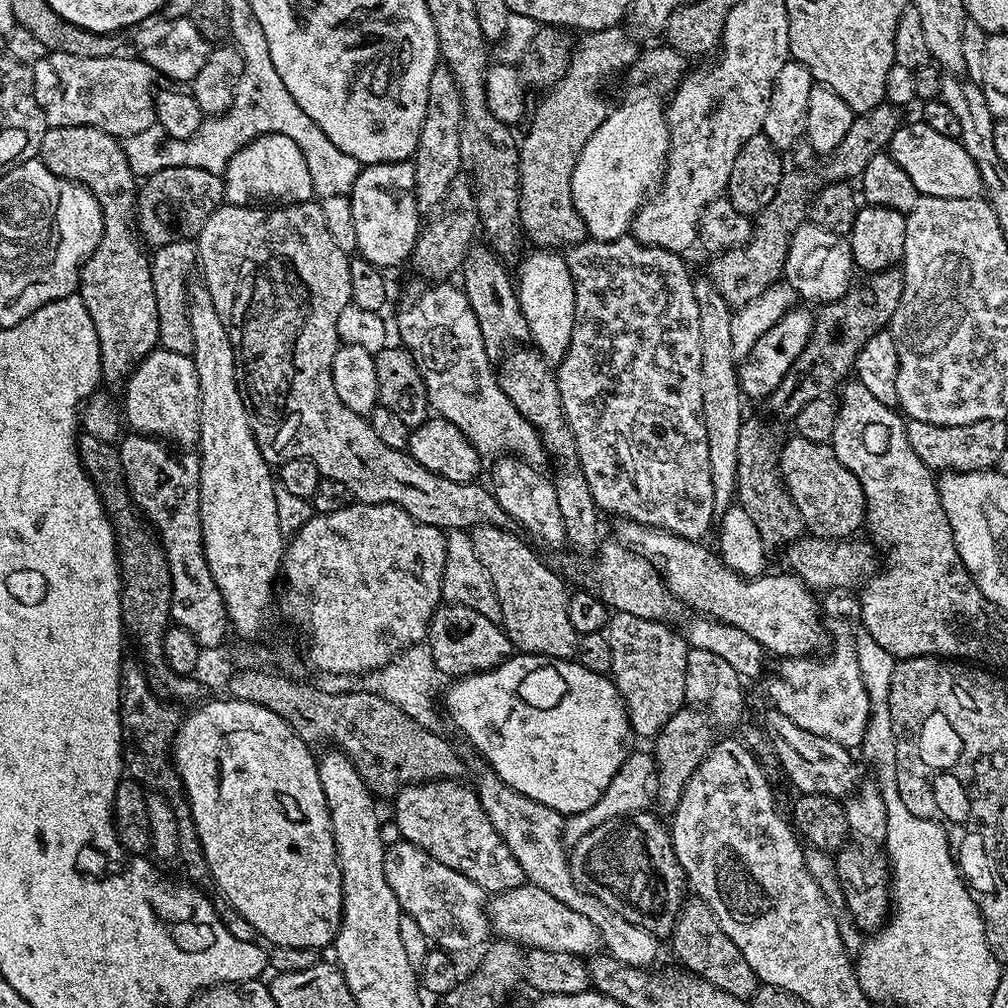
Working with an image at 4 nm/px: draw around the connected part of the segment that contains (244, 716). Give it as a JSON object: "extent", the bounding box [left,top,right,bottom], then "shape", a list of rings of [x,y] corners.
{"extent":[170,698,344,950],"shape":[[[225,698],[225,700],[208,700],[205,699],[199,706],[193,707],[192,712],[183,717],[180,721],[180,727],[176,730],[176,738],[170,748],[170,755],[176,765],[176,772],[180,775],[180,780],[184,783],[184,795],[188,797],[188,805],[192,811],[194,818],[194,826],[198,838],[202,842],[202,850],[204,857],[208,863],[208,872],[212,875],[212,884],[217,888],[219,895],[227,898],[234,906],[234,910],[238,910],[238,914],[242,914],[242,918],[246,918],[246,922],[250,922],[250,926],[254,926],[254,930],[258,930],[258,934],[267,943],[272,946],[302,946],[303,948],[315,948],[323,950],[324,947],[331,945],[335,941],[338,930],[340,929],[340,919],[344,913],[344,899],[342,898],[342,874],[340,873],[340,863],[336,861],[336,843],[334,842],[334,834],[332,833],[332,811],[326,806],[326,794],[322,790],[322,778],[320,777],[320,765],[317,757],[312,757],[313,749],[307,742],[298,735],[286,721],[278,714],[274,714],[274,710],[266,710],[266,706],[254,706],[254,702],[242,702],[241,700],[233,700]]]}

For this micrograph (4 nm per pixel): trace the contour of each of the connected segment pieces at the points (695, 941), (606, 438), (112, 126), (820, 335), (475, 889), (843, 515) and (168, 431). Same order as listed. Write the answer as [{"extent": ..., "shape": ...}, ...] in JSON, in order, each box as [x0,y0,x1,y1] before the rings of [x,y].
[{"extent":[670,898,758,1000],"shape":[[[699,898],[689,899],[680,908],[680,916],[670,937],[672,952],[681,960],[683,967],[694,976],[701,976],[706,982],[718,986],[726,994],[734,994],[740,1000],[748,1000],[755,994],[758,981],[750,962],[742,958],[742,950],[730,942],[726,930],[714,918],[710,906]]]},{"extent":[555,234,717,541],"shape":[[[622,234],[617,240],[592,240],[587,248],[588,257],[585,260],[573,259],[570,264],[574,282],[574,330],[570,346],[555,369],[564,417],[574,434],[580,469],[586,474],[594,502],[605,513],[617,512],[617,517],[633,520],[648,528],[661,528],[663,532],[672,532],[687,540],[703,541],[708,527],[711,524],[713,527],[717,510],[714,506],[714,482],[710,482],[710,446],[706,442],[706,422],[702,414],[702,338],[698,338],[694,276],[688,273],[684,265],[685,257],[681,253],[643,244],[631,234]]]},{"extent":[46,52,158,138],"shape":[[[53,52],[47,58],[48,64],[52,67],[52,72],[56,75],[56,80],[60,85],[56,88],[56,93],[52,96],[52,101],[46,104],[46,115],[48,118],[48,127],[57,128],[58,126],[94,126],[103,132],[109,132],[111,136],[123,138],[125,136],[133,136],[139,134],[141,130],[146,130],[150,125],[156,123],[156,93],[158,91],[158,74],[146,63],[146,61],[133,58],[131,55],[117,54],[114,56],[79,56],[78,54],[62,54],[61,52]]]},{"extent":[768,267,903,421],"shape":[[[899,267],[887,268],[871,273],[867,280],[855,283],[842,298],[818,308],[806,346],[768,397],[770,410],[776,417],[793,421],[809,402],[833,393],[853,373],[857,355],[869,338],[891,323],[902,298],[903,271]]]},{"extent":[384,838,490,954],"shape":[[[403,838],[397,841],[397,844],[387,845],[384,869],[386,882],[390,882],[390,890],[394,890],[398,898],[401,913],[414,918],[414,922],[422,926],[422,934],[426,934],[435,947],[443,948],[449,954],[468,952],[476,947],[479,949],[490,936],[484,889],[466,878],[466,874],[450,870],[450,866],[442,866],[438,858],[417,844]]]},{"extent":[778,435,865,540],"shape":[[[793,435],[793,440],[783,441],[782,447],[778,452],[778,463],[780,465],[780,477],[784,480],[786,490],[790,498],[798,506],[798,510],[804,519],[804,527],[811,535],[820,536],[823,540],[842,540],[852,538],[857,535],[856,532],[865,527],[864,523],[864,491],[854,474],[838,462],[834,454],[831,443],[820,443],[811,441],[810,438]]]},{"extent":[122,346,200,445],"shape":[[[163,346],[132,369],[124,388],[122,416],[133,433],[159,438],[173,445],[195,445],[200,438],[198,370],[191,355]]]}]

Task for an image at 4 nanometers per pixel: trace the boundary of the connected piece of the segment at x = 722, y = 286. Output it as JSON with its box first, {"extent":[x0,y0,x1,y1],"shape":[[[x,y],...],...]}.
{"extent":[707,171,817,309],"shape":[[[785,171],[780,177],[774,198],[770,198],[766,207],[756,213],[749,240],[739,248],[731,248],[728,252],[713,255],[709,259],[712,261],[708,264],[707,279],[712,281],[718,294],[722,294],[722,298],[726,298],[733,309],[758,298],[762,290],[783,277],[792,236],[808,220],[808,205],[811,204],[817,187],[817,181],[812,181],[810,173]]]}

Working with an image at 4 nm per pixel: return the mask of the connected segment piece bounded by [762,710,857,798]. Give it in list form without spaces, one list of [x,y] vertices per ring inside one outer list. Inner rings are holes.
[[[775,710],[769,713],[762,723],[763,731],[767,735],[771,751],[776,751],[777,762],[784,767],[784,772],[788,775],[789,782],[797,788],[797,793],[817,792],[844,798],[857,787],[856,768],[852,765],[853,753],[849,749],[830,738],[822,738],[818,734],[812,734],[810,730],[804,730],[802,726],[798,726],[798,722],[786,718],[786,714]]]

